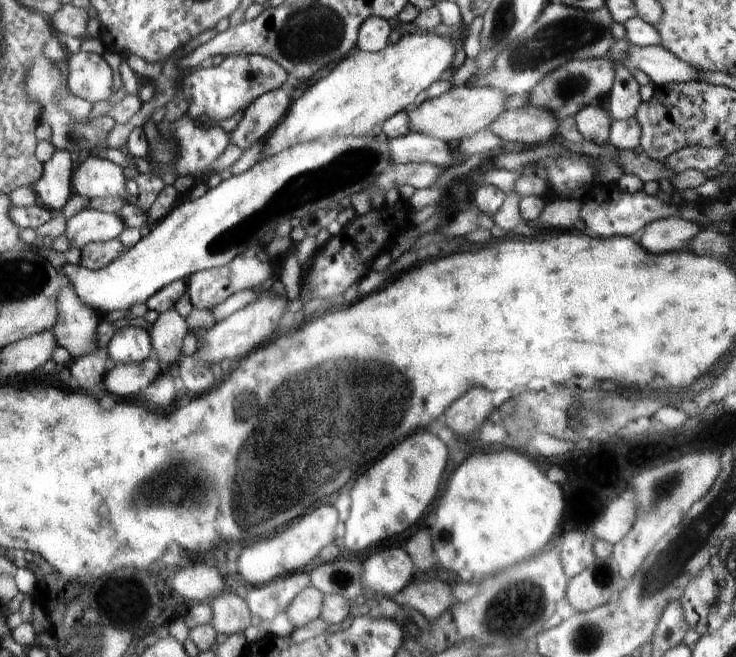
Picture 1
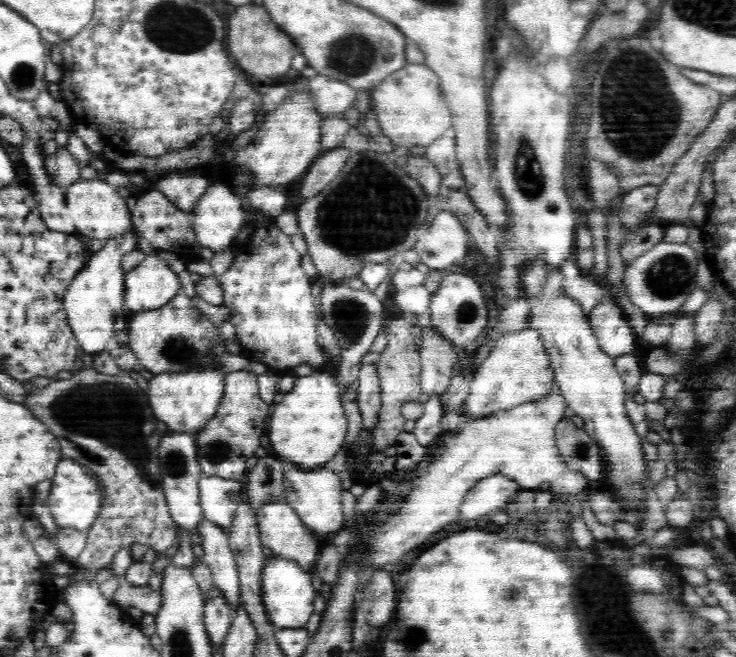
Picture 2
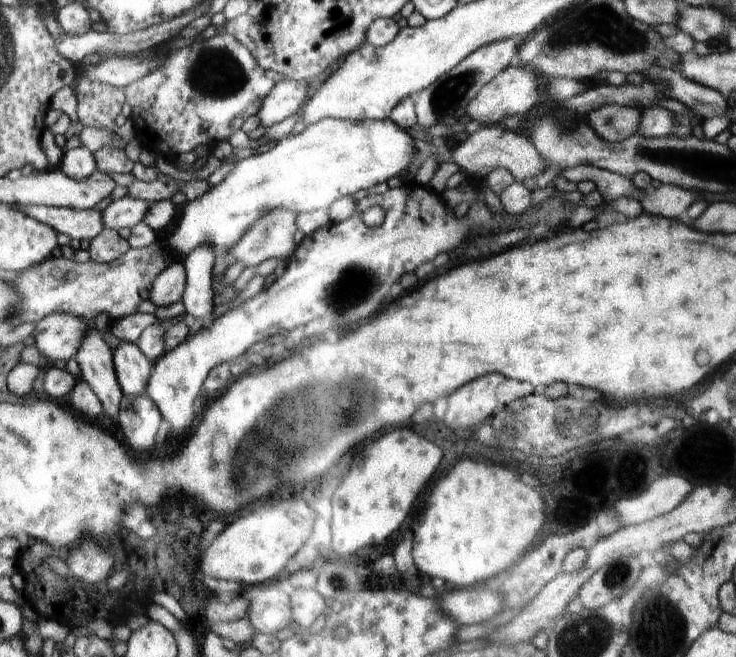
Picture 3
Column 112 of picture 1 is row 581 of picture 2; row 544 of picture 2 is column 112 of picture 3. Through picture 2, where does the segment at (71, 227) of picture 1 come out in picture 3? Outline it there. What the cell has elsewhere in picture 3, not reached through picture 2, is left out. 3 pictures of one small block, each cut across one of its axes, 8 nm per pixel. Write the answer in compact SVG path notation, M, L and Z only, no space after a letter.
M128 195L112 200L100 212L103 226L106 229L114 229L117 232L125 233L143 220L148 207L147 202Z

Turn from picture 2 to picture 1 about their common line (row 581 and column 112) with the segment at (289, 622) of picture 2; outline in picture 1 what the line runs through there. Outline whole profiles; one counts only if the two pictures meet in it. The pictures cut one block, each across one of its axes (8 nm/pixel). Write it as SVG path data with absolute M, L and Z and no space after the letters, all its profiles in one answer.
M382 132L379 136L347 136L333 141L315 140L306 144L294 144L272 158L259 160L240 175L221 180L216 188L208 188L200 198L186 198L181 203L176 203L160 222L150 228L147 236L142 237L132 248L125 249L107 267L91 270L82 265L64 263L61 270L69 276L77 296L93 308L94 312L103 316L108 316L114 310L128 310L144 304L158 290L176 279L186 280L195 272L225 267L247 247L262 244L263 237L283 222L302 218L320 209L331 209L335 212L345 209L356 192L376 182L376 178L389 167L391 162L387 140Z

